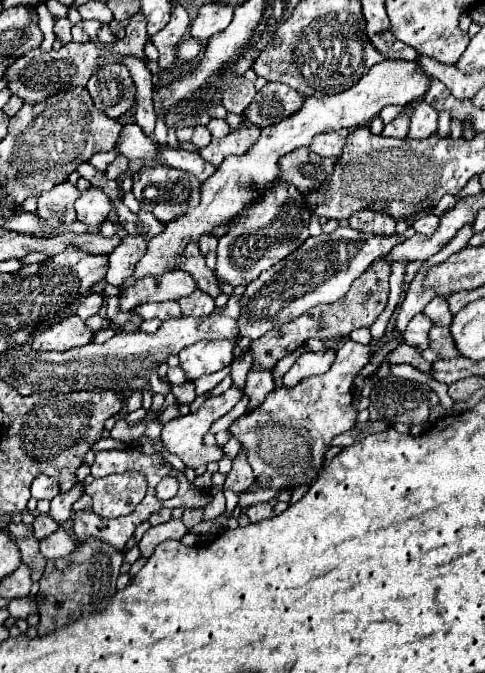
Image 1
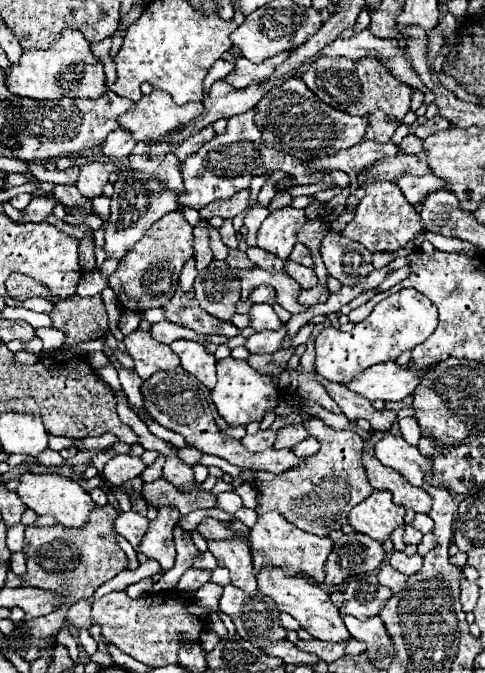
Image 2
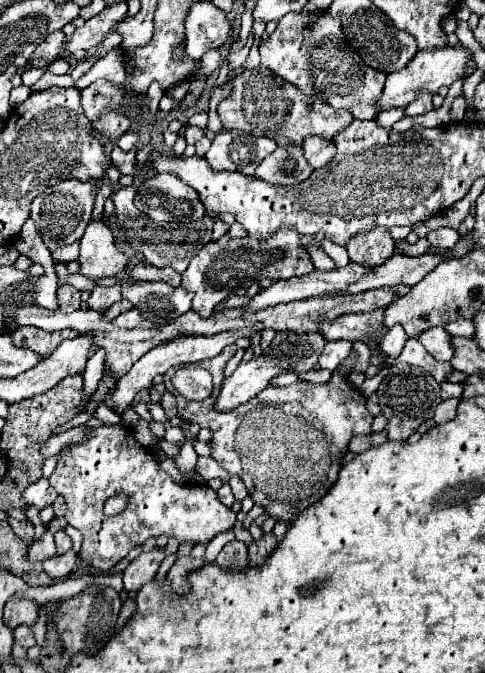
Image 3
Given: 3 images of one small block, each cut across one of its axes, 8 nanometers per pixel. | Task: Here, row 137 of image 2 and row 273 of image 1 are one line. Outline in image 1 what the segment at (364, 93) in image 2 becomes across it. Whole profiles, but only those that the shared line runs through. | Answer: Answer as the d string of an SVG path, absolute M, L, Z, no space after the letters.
M380 258L366 270L366 274L362 274L362 278L358 278L350 286L348 294L344 298L340 298L338 302L334 302L330 306L326 306L326 304L314 306L306 314L294 318L292 322L270 330L266 336L262 336L258 340L252 340L250 342L250 354L254 360L252 370L272 370L278 360L282 360L282 358L290 356L292 352L296 352L298 348L302 348L310 338L320 338L320 340L338 338L338 336L346 338L356 328L370 328L388 304L390 272L392 272L392 264L388 264Z

